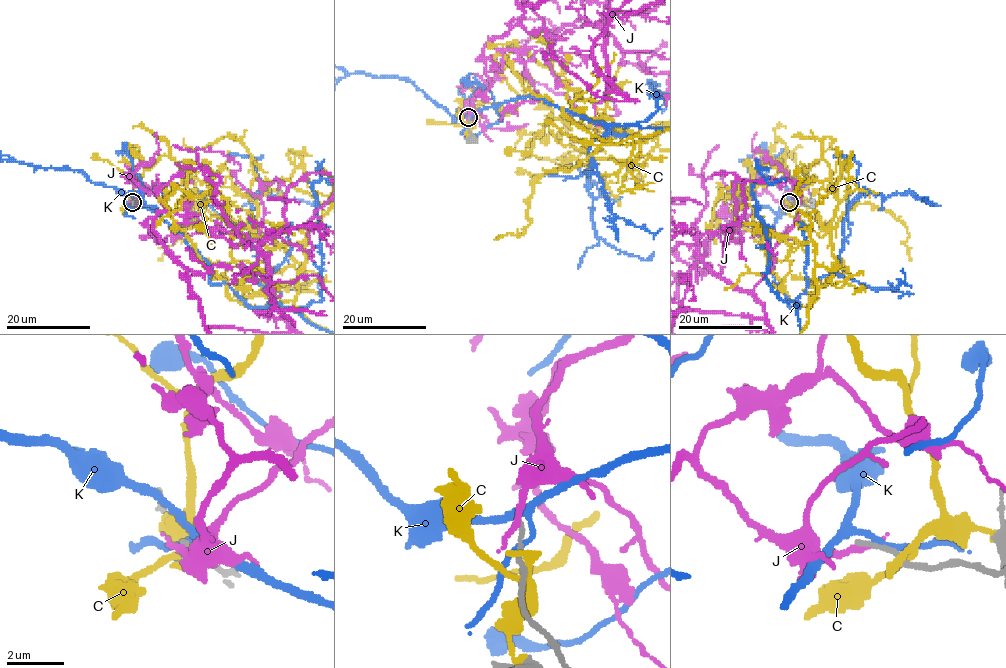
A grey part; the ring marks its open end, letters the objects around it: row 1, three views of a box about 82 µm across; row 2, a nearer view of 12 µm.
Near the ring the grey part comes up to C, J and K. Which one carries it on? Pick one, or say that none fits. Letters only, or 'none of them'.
none of them

